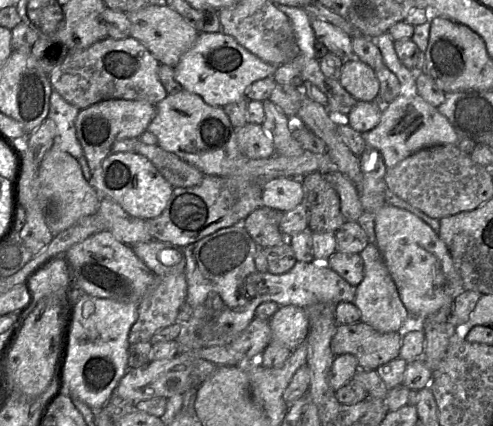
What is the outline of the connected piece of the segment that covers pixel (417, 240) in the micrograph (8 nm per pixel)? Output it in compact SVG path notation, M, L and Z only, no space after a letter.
M385 203L372 216L375 223L375 245L379 250L388 272L396 285L400 298L408 312L415 319L434 314L442 307L451 308L453 301L464 290L462 279L445 243L433 229L411 212Z

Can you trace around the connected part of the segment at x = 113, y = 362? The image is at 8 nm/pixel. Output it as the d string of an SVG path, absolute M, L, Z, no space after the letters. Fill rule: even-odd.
M83 294L74 307L68 354L64 366L64 380L69 396L75 396L94 410L101 409L128 370L130 343L128 335L138 317L138 303Z

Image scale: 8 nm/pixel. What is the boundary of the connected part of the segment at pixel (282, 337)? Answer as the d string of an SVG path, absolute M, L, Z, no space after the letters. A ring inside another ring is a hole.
M287 305L280 306L270 319L271 340L294 350L306 340L309 319L306 309Z

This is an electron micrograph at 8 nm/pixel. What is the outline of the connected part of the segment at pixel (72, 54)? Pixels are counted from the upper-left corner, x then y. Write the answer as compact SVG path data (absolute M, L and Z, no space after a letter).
M133 37L105 38L82 50L70 50L64 61L49 75L53 90L79 110L109 99L144 100L157 105L167 96L160 82L160 63Z

